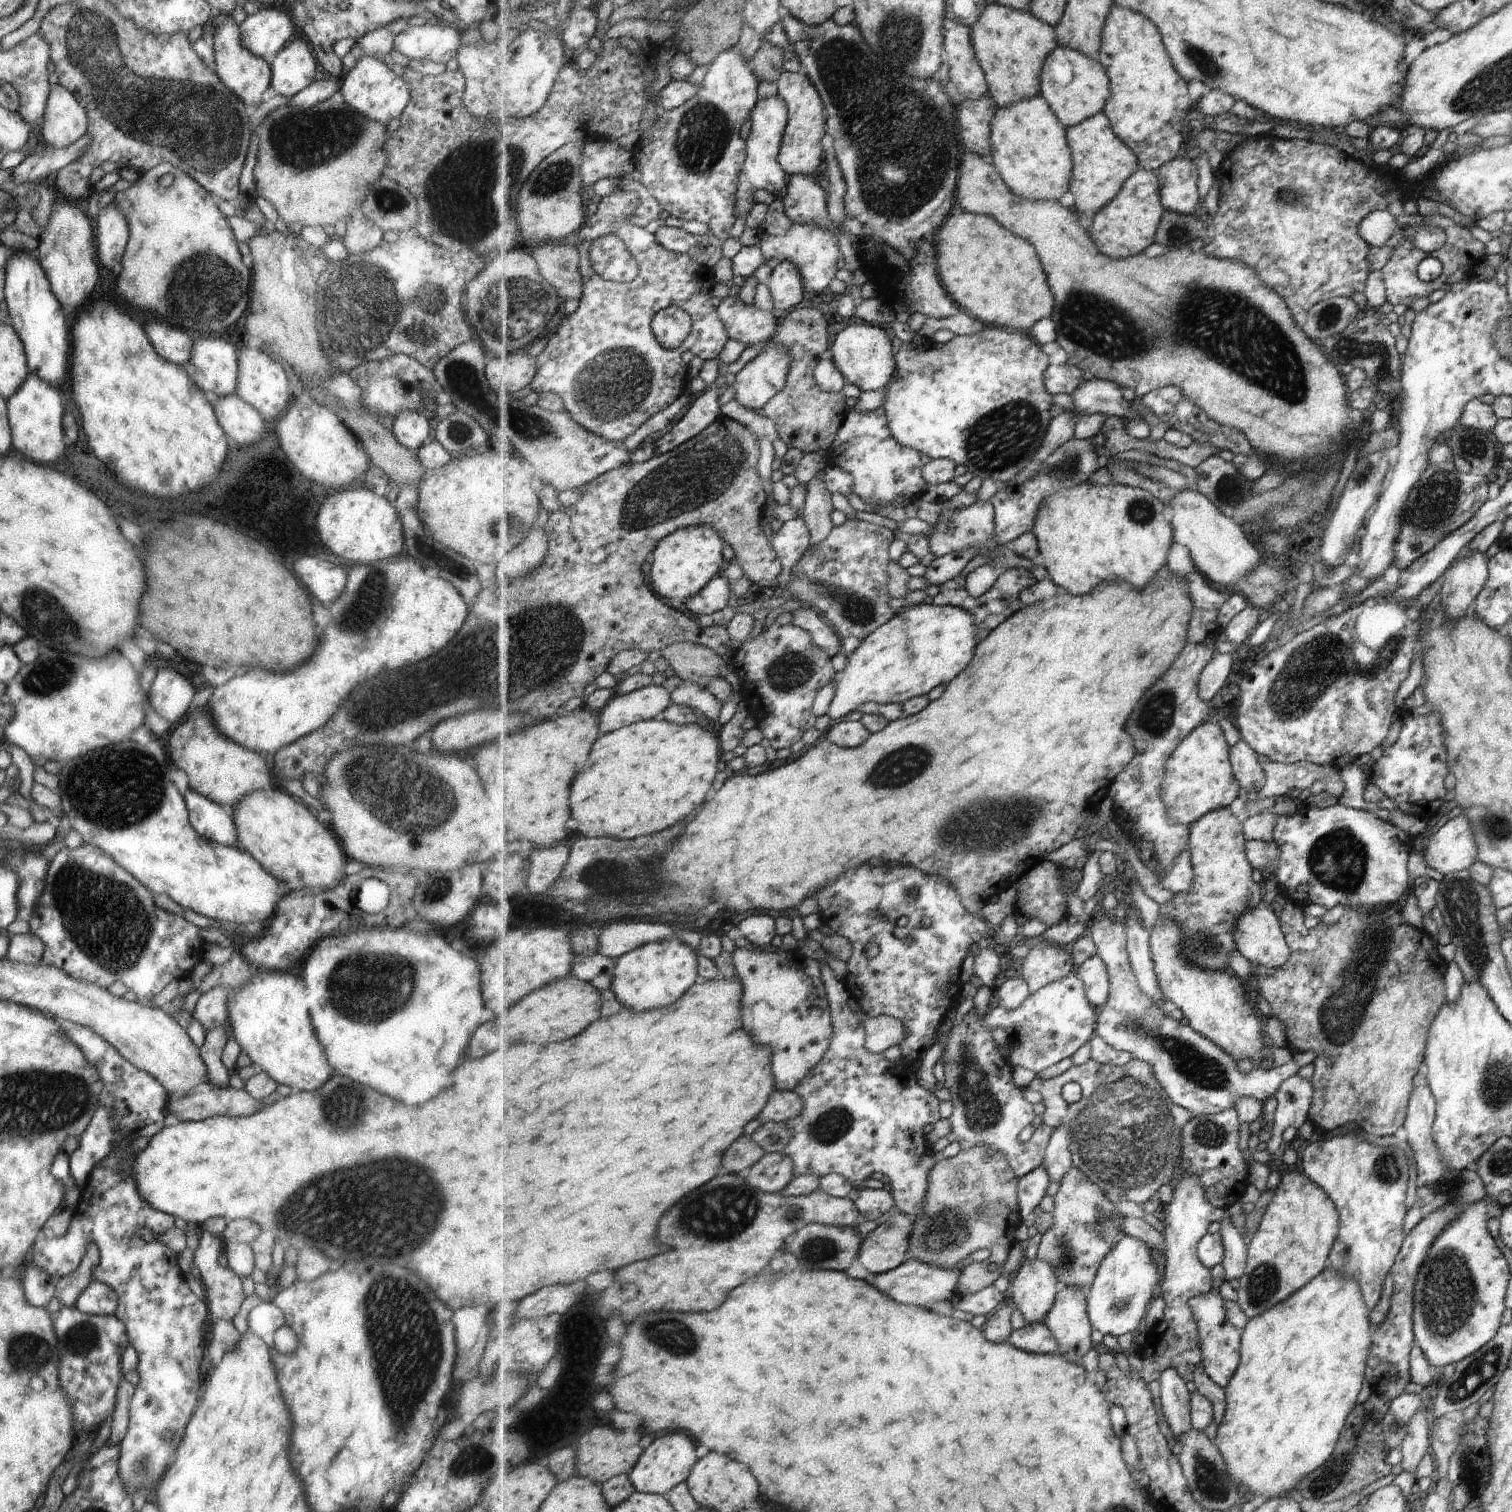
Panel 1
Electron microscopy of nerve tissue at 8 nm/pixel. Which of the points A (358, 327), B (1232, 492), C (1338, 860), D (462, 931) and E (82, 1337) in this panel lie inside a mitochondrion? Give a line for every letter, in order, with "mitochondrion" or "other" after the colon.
A: mitochondrion
B: mitochondrion
C: mitochondrion
D: other
E: mitochondrion

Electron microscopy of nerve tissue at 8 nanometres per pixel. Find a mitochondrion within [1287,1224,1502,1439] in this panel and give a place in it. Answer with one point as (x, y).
(1446, 1291)

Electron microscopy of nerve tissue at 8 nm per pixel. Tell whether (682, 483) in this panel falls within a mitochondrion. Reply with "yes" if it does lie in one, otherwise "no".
yes

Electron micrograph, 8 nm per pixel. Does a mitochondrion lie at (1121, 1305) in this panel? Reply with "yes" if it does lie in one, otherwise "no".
yes

